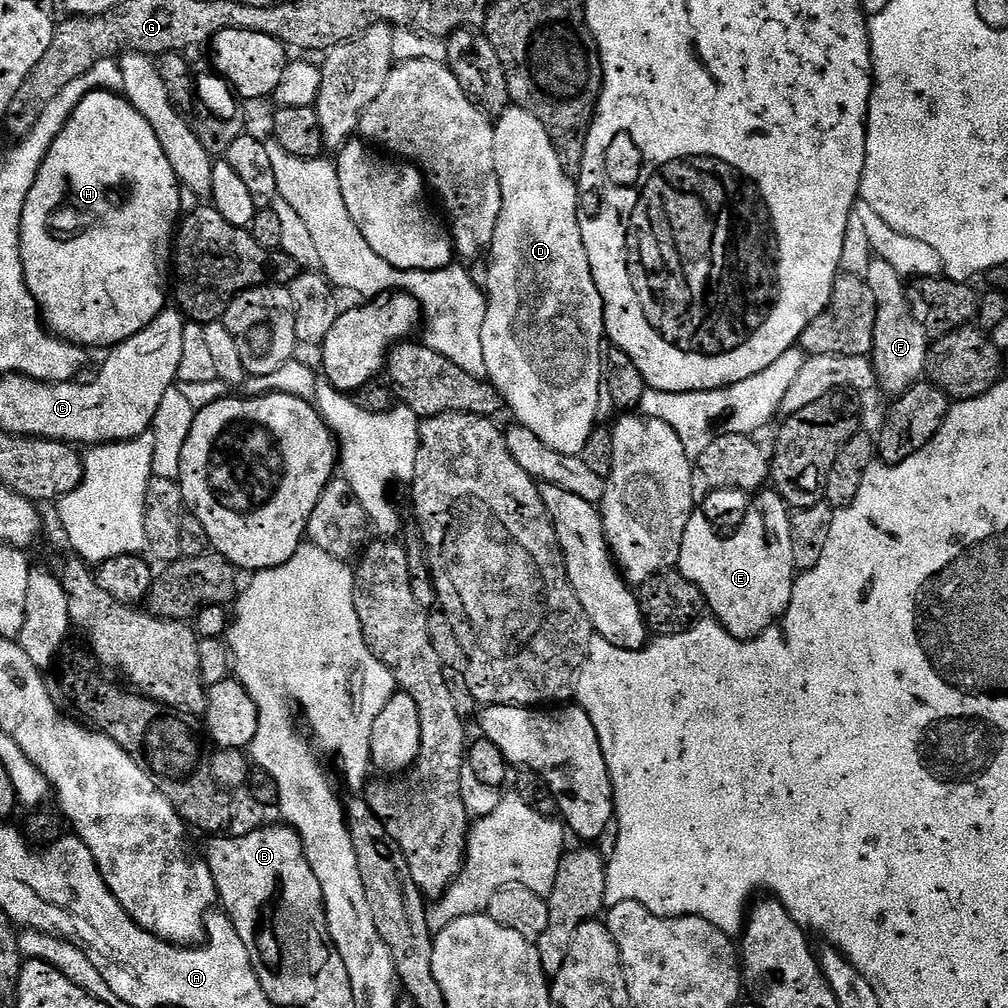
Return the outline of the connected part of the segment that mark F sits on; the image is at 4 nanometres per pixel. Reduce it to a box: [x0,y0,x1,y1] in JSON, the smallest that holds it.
[866,258,930,398]

